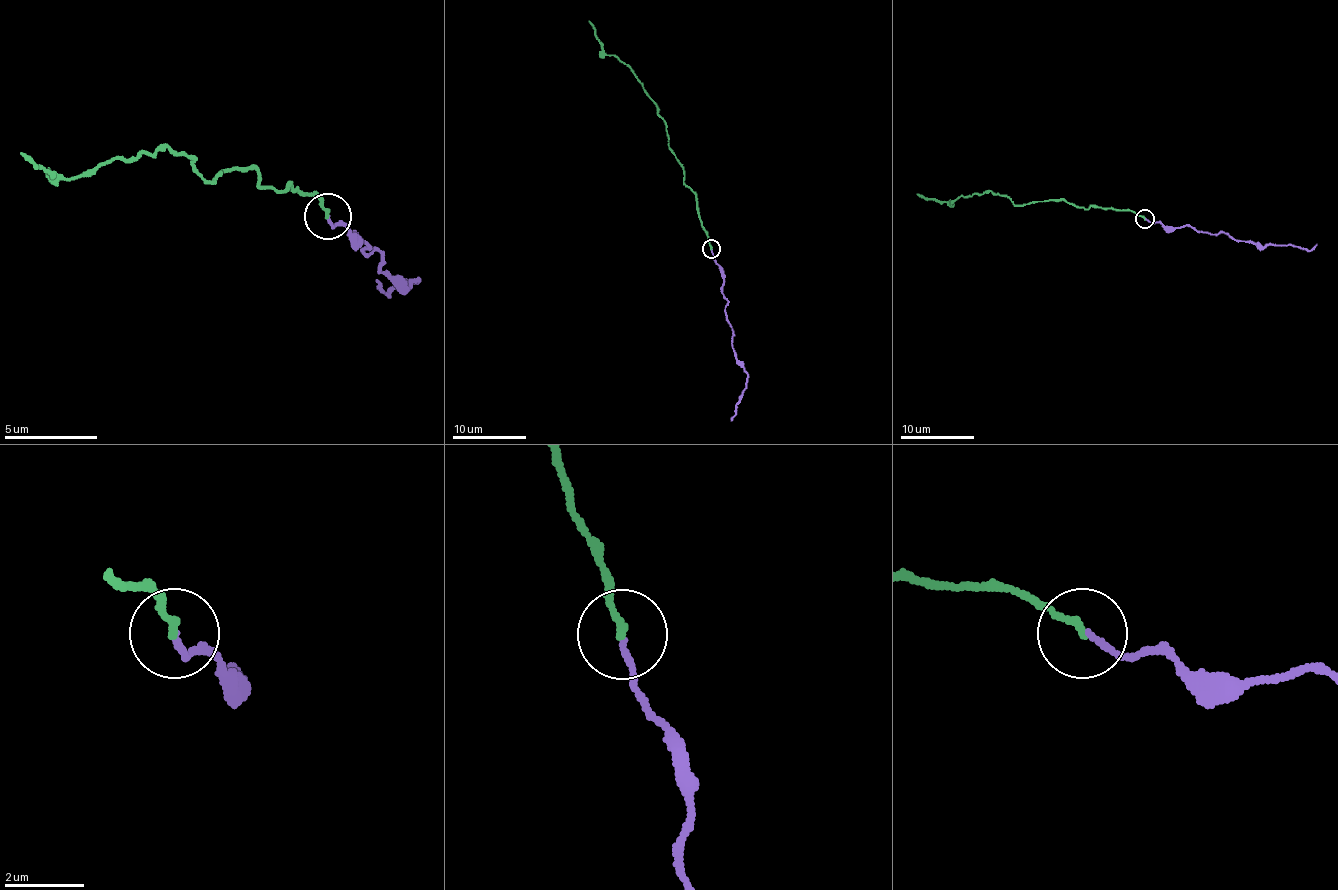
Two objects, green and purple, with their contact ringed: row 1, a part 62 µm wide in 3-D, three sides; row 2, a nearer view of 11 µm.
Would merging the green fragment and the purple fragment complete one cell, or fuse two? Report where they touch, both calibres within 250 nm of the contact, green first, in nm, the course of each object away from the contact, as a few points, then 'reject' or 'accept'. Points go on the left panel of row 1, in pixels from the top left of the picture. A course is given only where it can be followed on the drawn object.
(327, 216) | 190/140 nm | green via (329, 215), (291, 187), (259, 187), (254, 168), (212, 182), (171, 145), (82, 177), (22, 154) | purple via (329, 215), (371, 247), (361, 252), (380, 252), (380, 271), (403, 284), (417, 280), (389, 294), (375, 280) | accept

